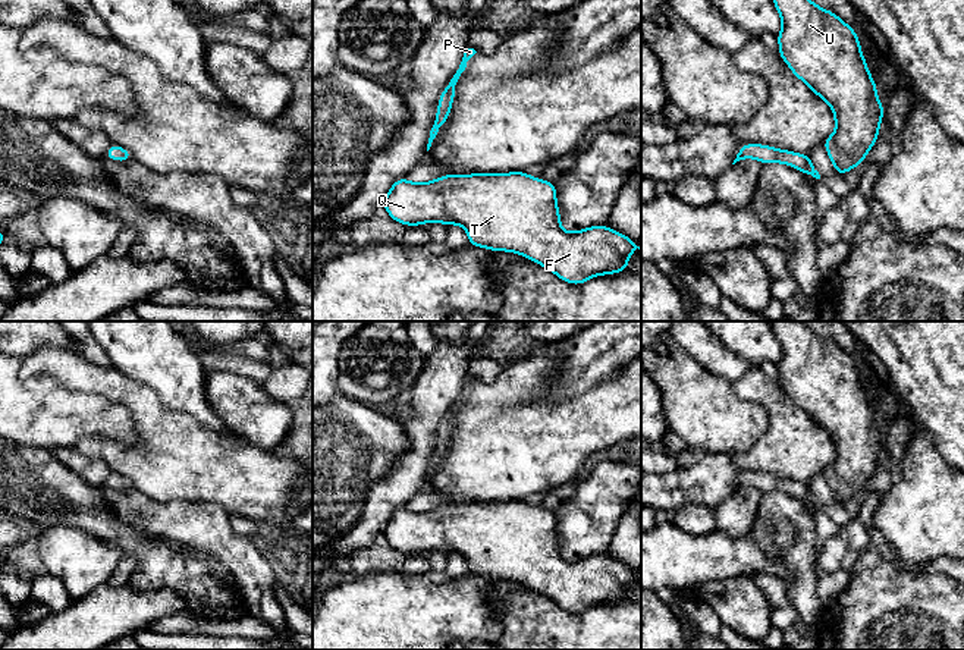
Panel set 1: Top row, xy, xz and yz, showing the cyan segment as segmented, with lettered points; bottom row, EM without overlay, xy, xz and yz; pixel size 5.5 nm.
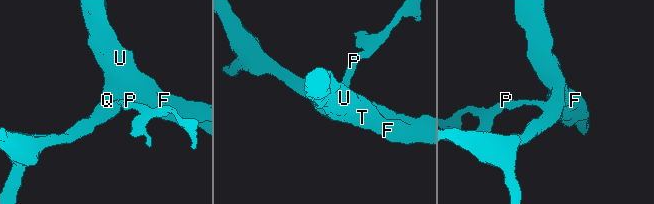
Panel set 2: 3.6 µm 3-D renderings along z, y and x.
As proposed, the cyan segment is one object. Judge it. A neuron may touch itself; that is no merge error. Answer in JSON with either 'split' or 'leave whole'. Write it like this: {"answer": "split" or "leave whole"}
{"answer": "leave whole"}

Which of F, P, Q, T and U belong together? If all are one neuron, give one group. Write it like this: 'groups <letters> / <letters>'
groups F P Q T U

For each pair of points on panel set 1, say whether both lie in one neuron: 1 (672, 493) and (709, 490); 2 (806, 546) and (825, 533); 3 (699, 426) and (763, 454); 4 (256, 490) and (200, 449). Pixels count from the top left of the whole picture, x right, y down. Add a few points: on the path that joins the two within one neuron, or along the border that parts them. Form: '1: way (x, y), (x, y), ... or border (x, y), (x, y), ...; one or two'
1: way (681, 490), (700, 490); one
2: border (806, 505), (812, 512), (815, 533), (820, 542); two
3: border (766, 417), (768, 426), (757, 440), (731, 457); two
4: way (242, 477), (213, 462); one

